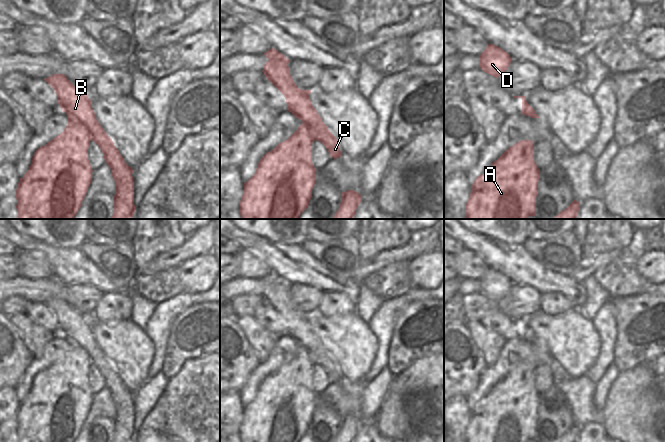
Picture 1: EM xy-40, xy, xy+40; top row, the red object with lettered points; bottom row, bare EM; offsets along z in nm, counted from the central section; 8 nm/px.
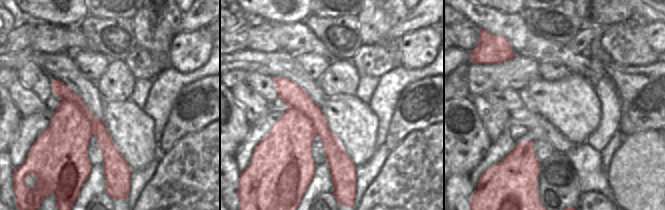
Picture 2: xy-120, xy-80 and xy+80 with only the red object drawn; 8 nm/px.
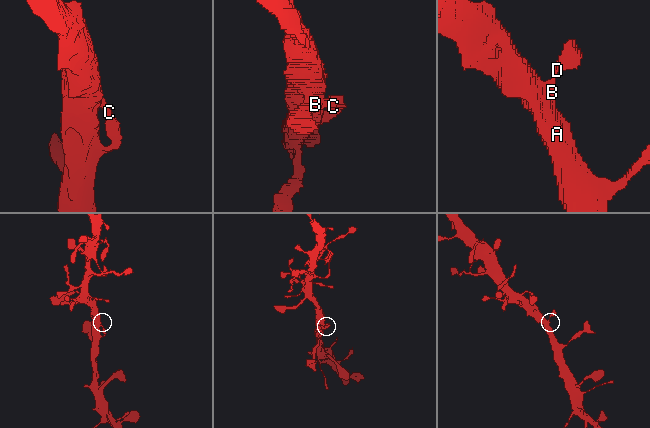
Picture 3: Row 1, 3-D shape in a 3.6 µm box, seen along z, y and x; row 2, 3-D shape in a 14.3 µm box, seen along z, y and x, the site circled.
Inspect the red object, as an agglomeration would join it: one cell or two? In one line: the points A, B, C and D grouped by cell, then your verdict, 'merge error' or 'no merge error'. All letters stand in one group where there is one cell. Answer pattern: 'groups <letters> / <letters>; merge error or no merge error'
groups A B C D; no merge error

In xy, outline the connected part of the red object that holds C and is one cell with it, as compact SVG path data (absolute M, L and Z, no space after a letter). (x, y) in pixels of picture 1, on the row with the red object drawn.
M271 48L264 55L269 59L264 65L265 77L284 95L288 105L288 111L303 123L285 141L278 144L273 150L267 152L256 169L256 173L244 183L244 193L240 201L240 215L242 219L298 219L310 204L312 189L316 183L316 169L312 163L312 143L317 140L321 142L332 158L342 156L338 141L334 134L322 121L320 115L310 101L311 90L301 90L293 81L288 67L289 59Z

